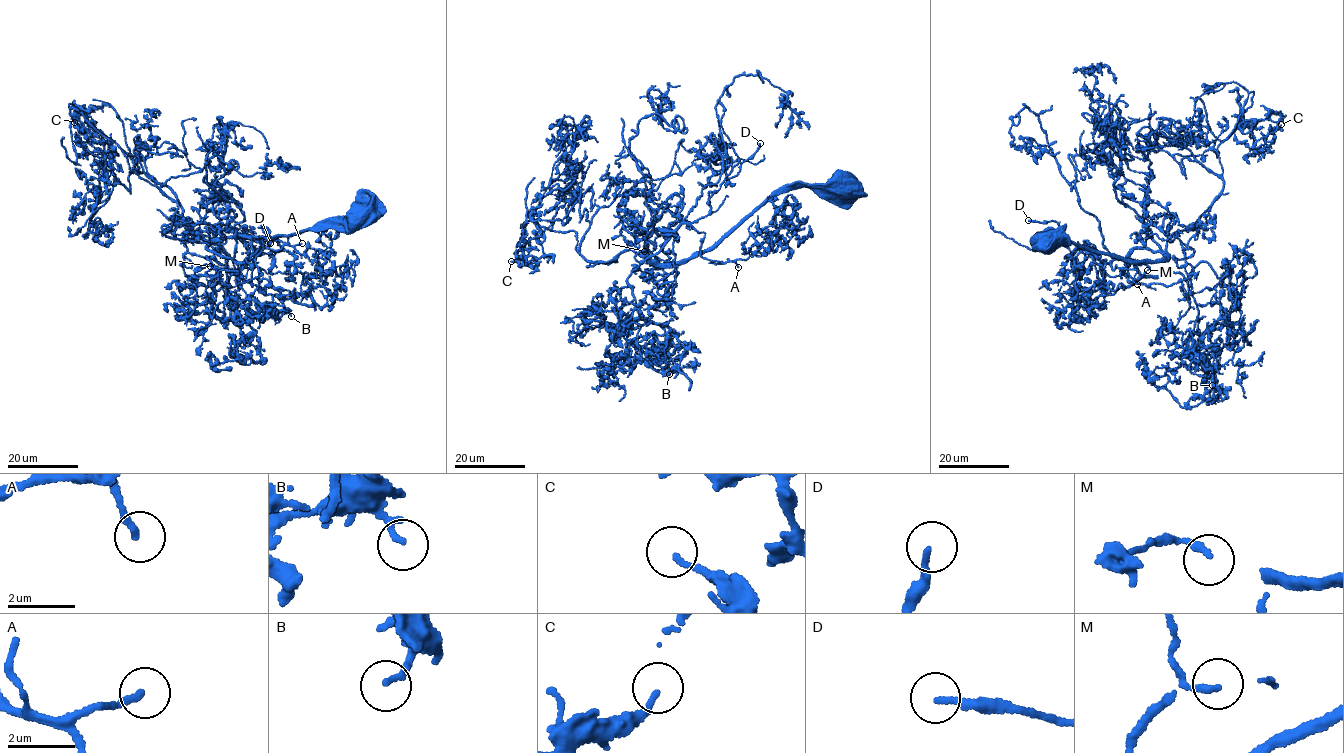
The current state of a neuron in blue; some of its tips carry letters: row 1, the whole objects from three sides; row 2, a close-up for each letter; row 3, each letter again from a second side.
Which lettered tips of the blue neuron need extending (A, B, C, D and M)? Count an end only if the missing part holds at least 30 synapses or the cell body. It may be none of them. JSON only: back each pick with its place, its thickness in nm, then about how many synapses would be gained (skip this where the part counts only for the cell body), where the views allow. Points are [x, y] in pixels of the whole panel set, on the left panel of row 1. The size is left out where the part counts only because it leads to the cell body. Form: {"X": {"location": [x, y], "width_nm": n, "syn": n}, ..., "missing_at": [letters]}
{"A": {"location": [302, 243], "width_nm": 200, "syn": 550}, "D": {"location": [270, 243], "width_nm": 180, "syn": 900}, "missing_at": ["A", "D"]}

